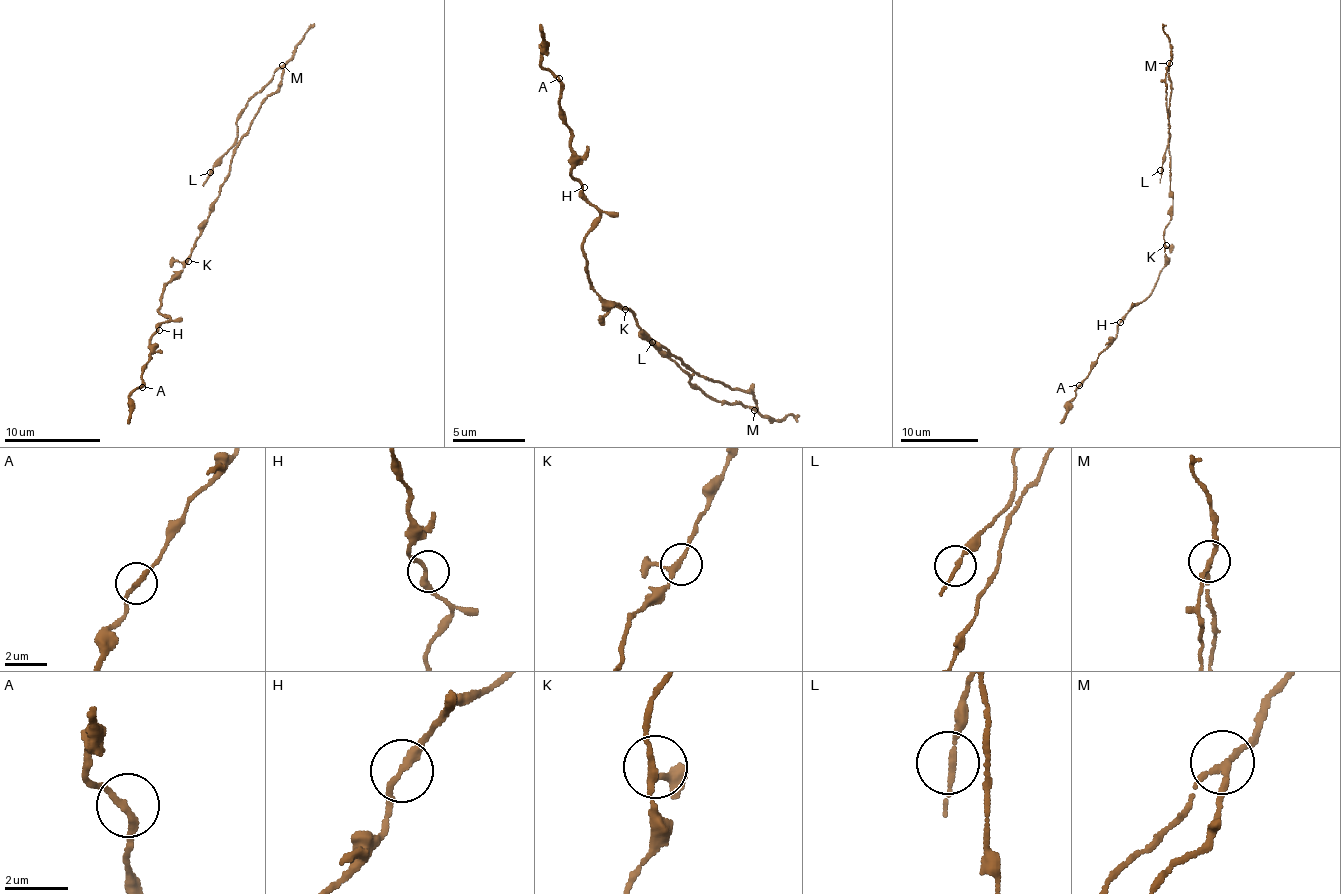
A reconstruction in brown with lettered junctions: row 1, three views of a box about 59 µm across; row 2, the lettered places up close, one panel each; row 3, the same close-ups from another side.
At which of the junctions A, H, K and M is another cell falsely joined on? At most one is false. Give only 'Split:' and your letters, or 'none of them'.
Split: M

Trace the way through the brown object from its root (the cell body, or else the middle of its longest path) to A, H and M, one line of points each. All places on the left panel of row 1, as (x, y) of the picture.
A: (190, 255), (162, 294), (158, 311), (170, 318), (149, 342), (142, 387)
H: (190, 255), (185, 267), (164, 288), (162, 305), (158, 311), (170, 318), (159, 326), (159, 330)
M: (190, 255), (200, 223), (229, 174), (236, 118), (282, 65)

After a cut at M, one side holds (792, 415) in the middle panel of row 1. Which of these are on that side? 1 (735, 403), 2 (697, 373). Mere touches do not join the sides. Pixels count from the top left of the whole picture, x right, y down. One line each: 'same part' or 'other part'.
1: other part
2: same part

